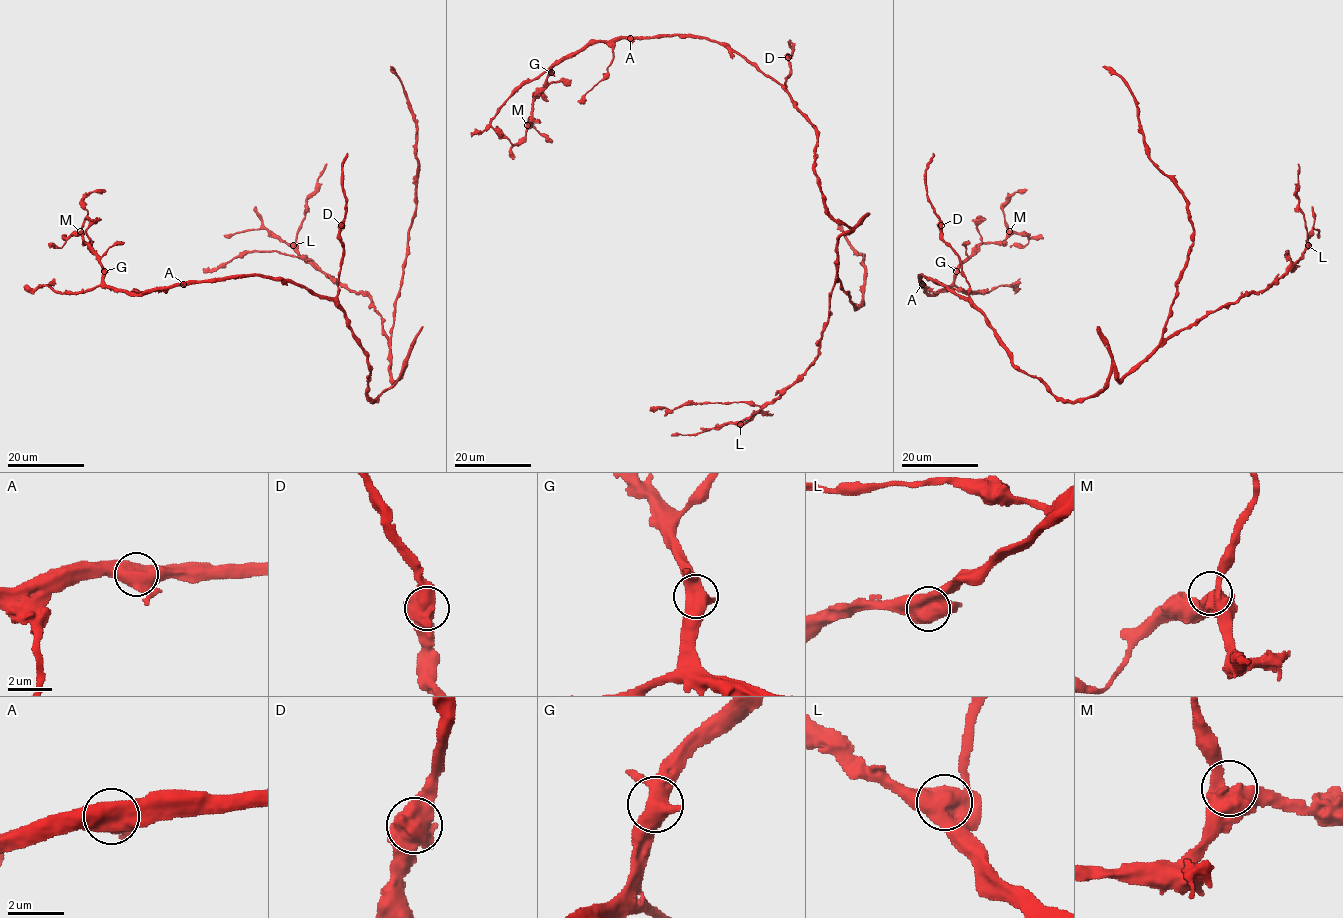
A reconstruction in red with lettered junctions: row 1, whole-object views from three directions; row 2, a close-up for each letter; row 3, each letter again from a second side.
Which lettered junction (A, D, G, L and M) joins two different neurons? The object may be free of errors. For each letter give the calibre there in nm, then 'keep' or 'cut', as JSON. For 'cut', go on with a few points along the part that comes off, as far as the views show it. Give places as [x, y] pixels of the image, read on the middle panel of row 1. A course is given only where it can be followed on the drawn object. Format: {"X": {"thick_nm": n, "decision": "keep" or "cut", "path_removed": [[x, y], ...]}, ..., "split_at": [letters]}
{"A": {"thick_nm": 650, "decision": "keep"}, "D": {"thick_nm": 550, "decision": "keep"}, "G": {"thick_nm": 600, "decision": "keep"}, "L": {"thick_nm": 700, "decision": "keep"}, "M": {"thick_nm": 440, "decision": "keep"}, "split_at": []}

